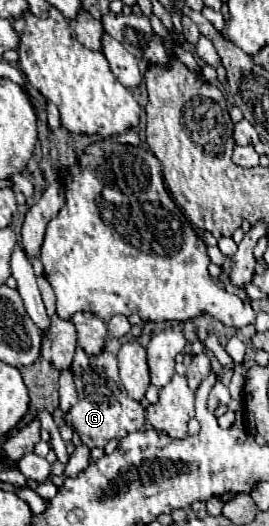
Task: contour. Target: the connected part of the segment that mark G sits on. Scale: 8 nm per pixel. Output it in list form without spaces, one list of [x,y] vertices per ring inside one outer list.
[[[76,348],[72,372],[78,388],[78,404],[66,412],[66,422],[78,432],[84,446],[90,450],[104,448],[108,440],[122,438],[128,432],[144,428],[144,408],[140,402],[128,398],[118,376],[118,362],[114,354],[102,352],[98,356],[88,356],[82,348]]]

